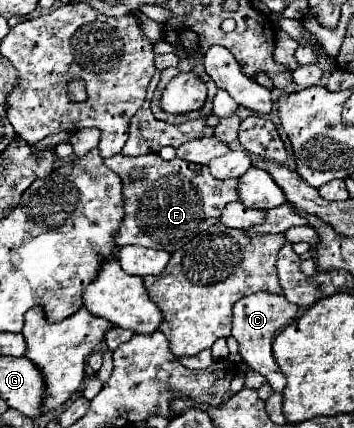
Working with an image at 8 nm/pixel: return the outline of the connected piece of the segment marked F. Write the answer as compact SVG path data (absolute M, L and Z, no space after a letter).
M116 154L106 158L104 164L122 180L124 218L114 234L116 246L140 244L172 254L196 234L214 226L220 220L224 206L232 200L238 200L238 180L220 182L212 178L206 166L184 162L180 158L166 162L158 154L144 154L134 158Z

